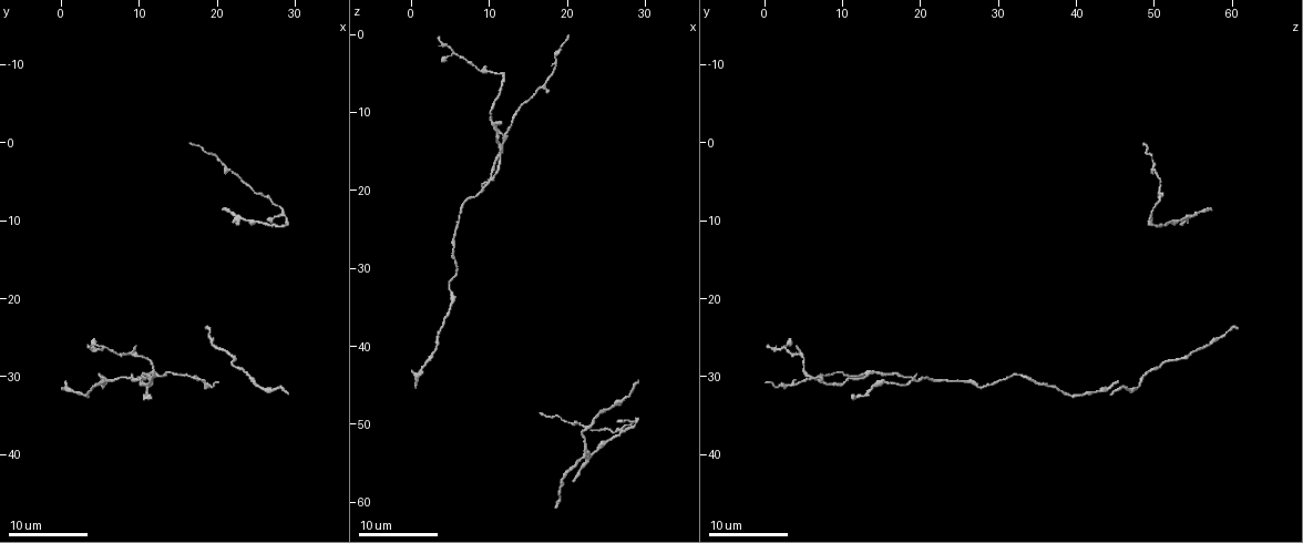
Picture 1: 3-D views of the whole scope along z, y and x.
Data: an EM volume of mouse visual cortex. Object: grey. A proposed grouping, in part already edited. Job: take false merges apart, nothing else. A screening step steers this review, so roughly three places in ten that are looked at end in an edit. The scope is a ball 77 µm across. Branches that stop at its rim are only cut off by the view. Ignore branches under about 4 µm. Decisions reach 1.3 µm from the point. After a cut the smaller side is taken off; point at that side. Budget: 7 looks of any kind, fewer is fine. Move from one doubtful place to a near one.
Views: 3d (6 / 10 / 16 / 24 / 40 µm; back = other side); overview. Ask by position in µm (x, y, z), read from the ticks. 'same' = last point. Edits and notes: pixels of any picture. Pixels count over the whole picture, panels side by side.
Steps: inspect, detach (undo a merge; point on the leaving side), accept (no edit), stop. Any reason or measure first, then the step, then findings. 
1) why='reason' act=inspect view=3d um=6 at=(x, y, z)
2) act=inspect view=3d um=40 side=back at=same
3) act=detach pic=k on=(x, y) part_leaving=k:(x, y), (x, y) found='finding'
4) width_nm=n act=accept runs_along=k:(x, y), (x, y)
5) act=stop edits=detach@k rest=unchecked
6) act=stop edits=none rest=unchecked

why='two arms in line, one across' act=inspect view=3d um=10 at=(10.5, 30.5, 18.5)

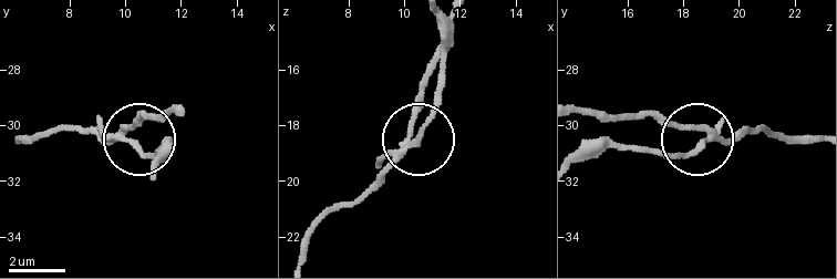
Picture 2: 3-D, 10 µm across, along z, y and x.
act=inspect view=3d um=10 side=back at=(10.2, 30.6, 18.7)

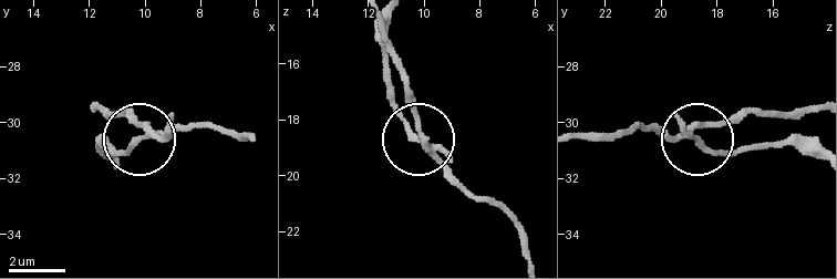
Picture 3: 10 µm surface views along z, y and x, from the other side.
side_arm_um=9 act=detach pic=3 on=(125, 152) part_leaving=3:(693, 135), (719, 150), (818, 145) found='two neurons meet here'

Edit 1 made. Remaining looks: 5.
act=inspect view=overview

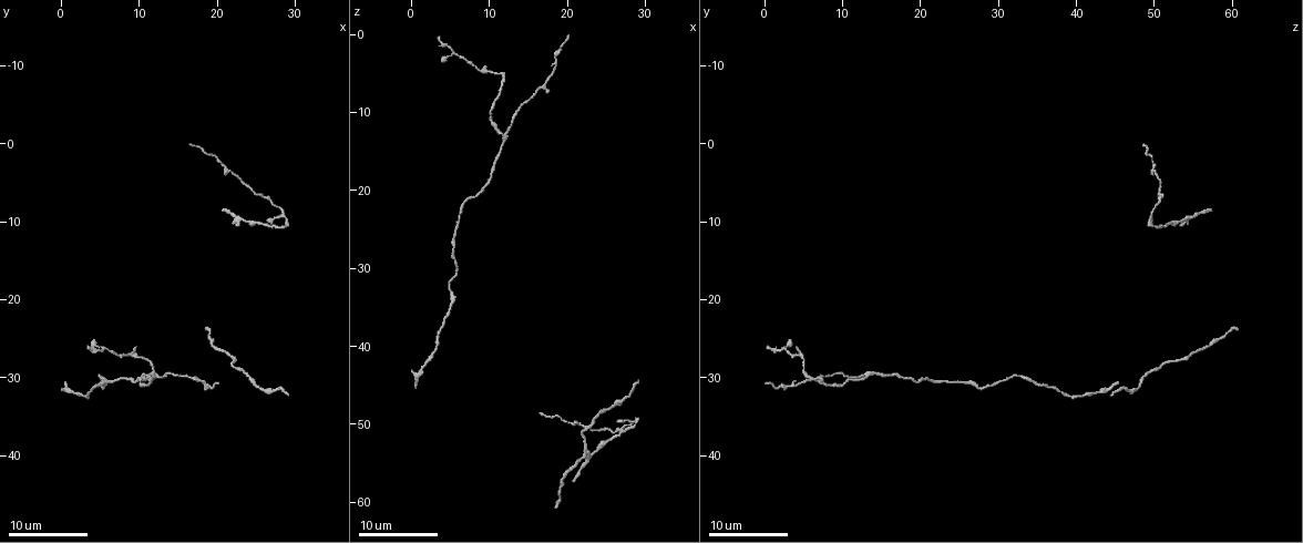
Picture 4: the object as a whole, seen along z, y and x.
why='three arms meet' act=inspect view=3d um=6 at=(11.5, 30.0, 13.0)

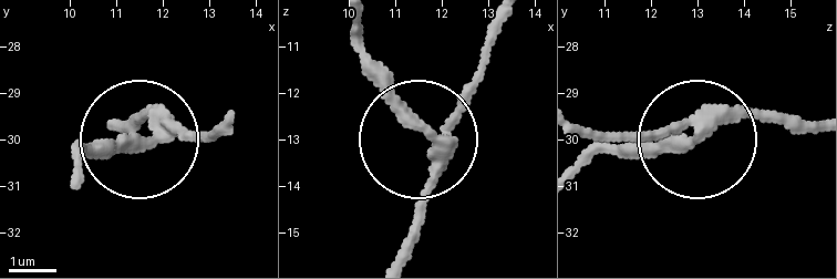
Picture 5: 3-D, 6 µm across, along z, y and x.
act=accept found='continuous, no second neuron'

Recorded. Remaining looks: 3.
act=inspect view=3d um=10 at=(22.0, 28.5, 51.0)

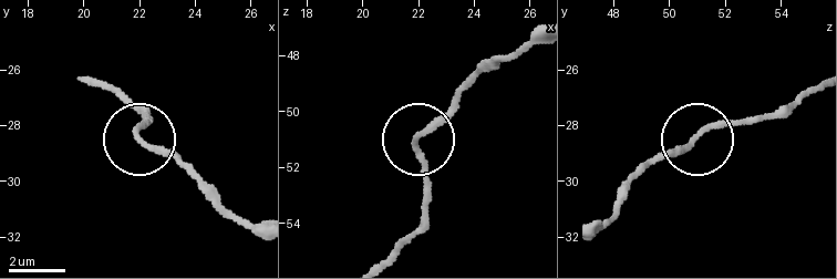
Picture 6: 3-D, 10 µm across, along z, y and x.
width_nm=210 act=accept found='one neuron here'

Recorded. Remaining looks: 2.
act=stop edits=detach@3 rest=unchecked

